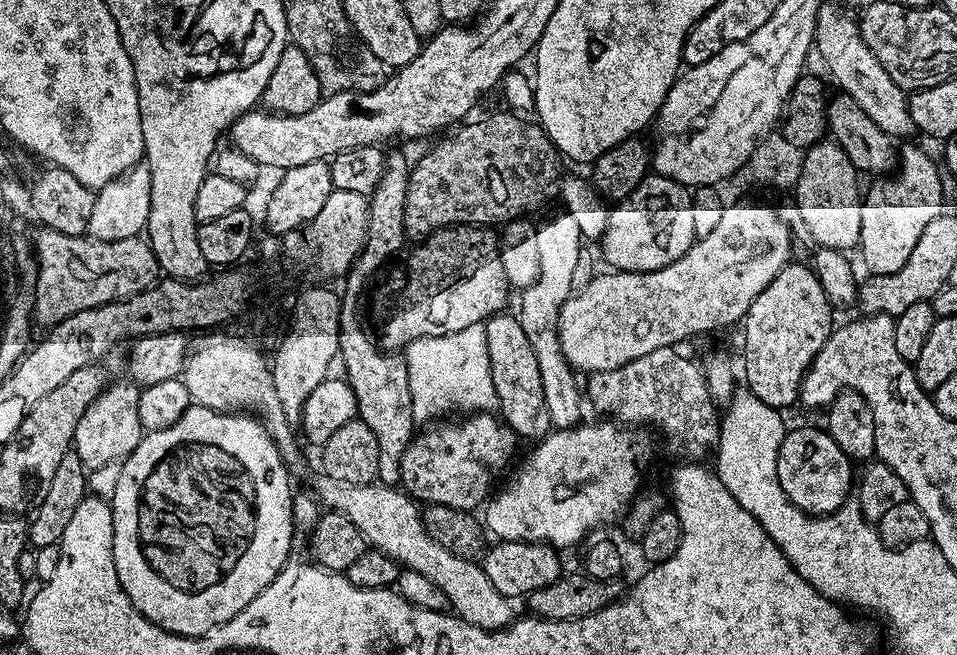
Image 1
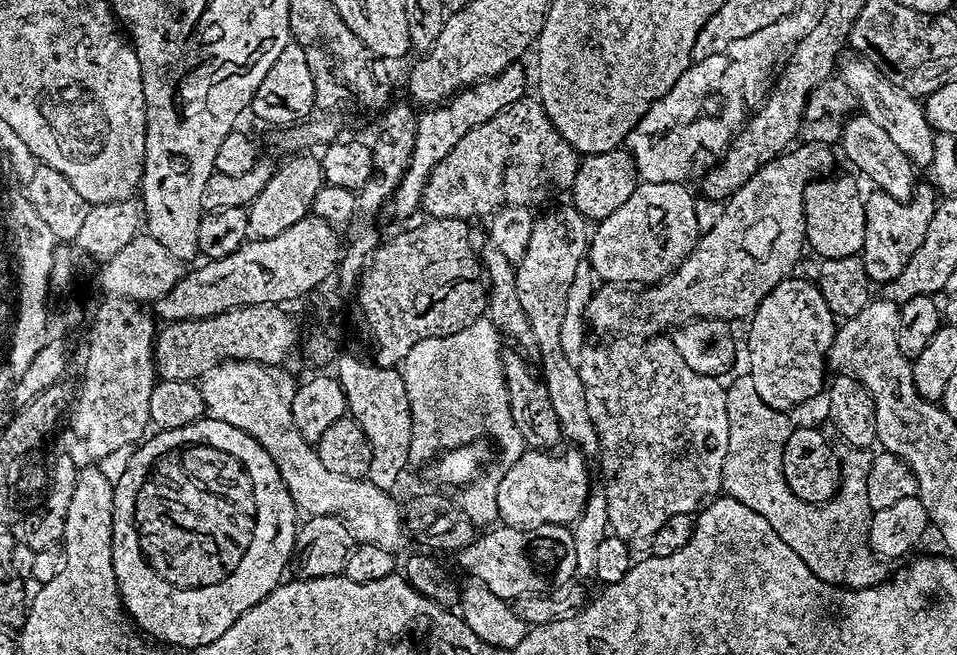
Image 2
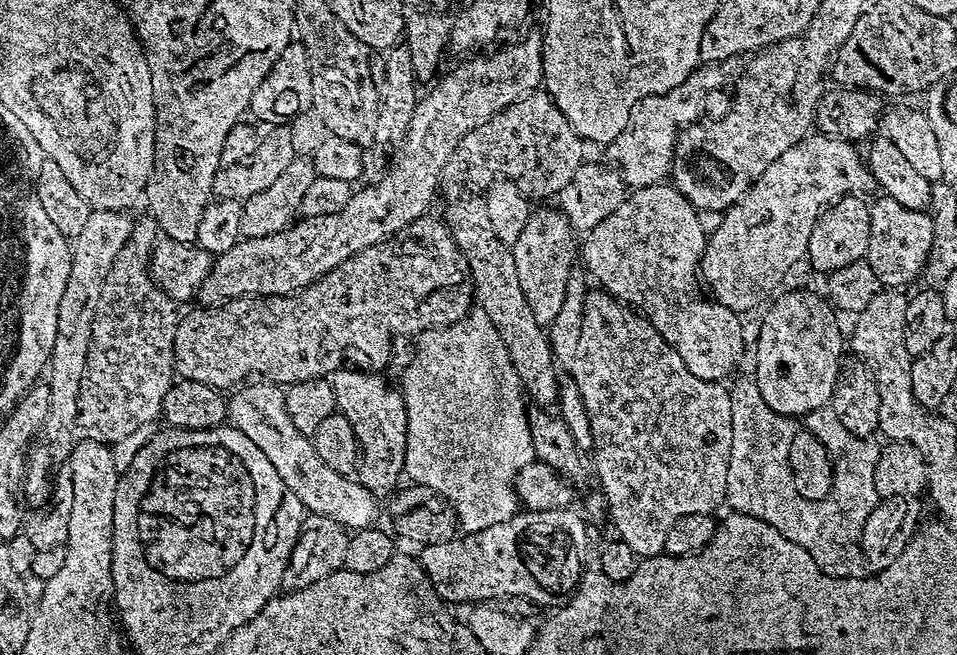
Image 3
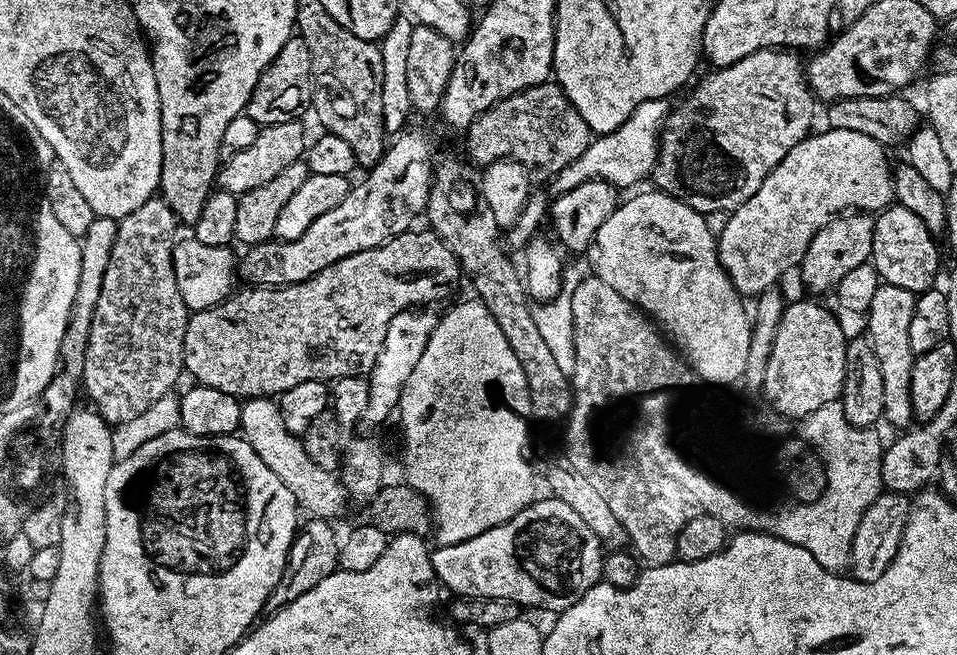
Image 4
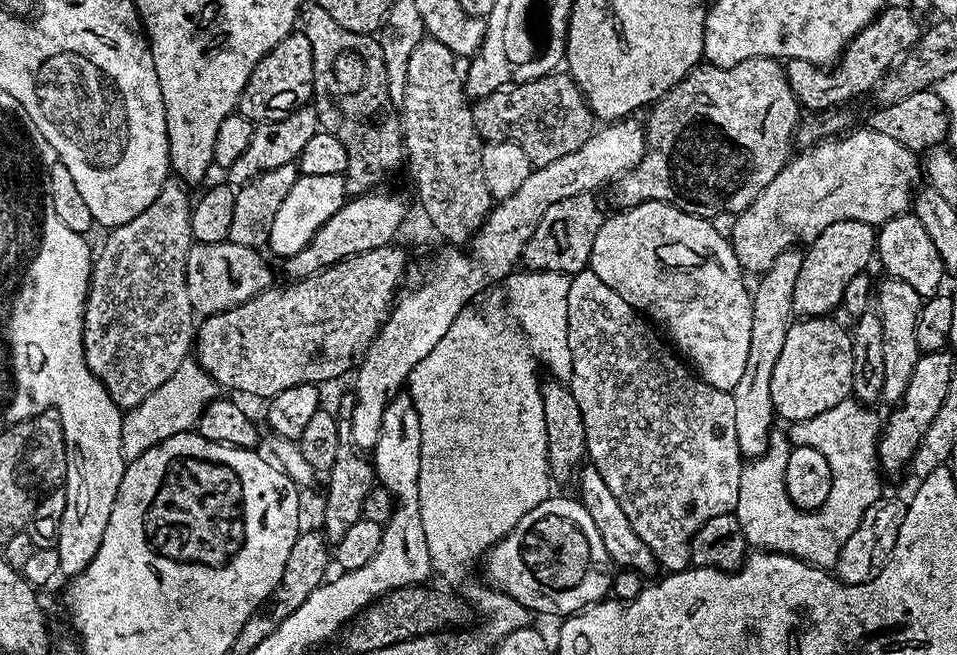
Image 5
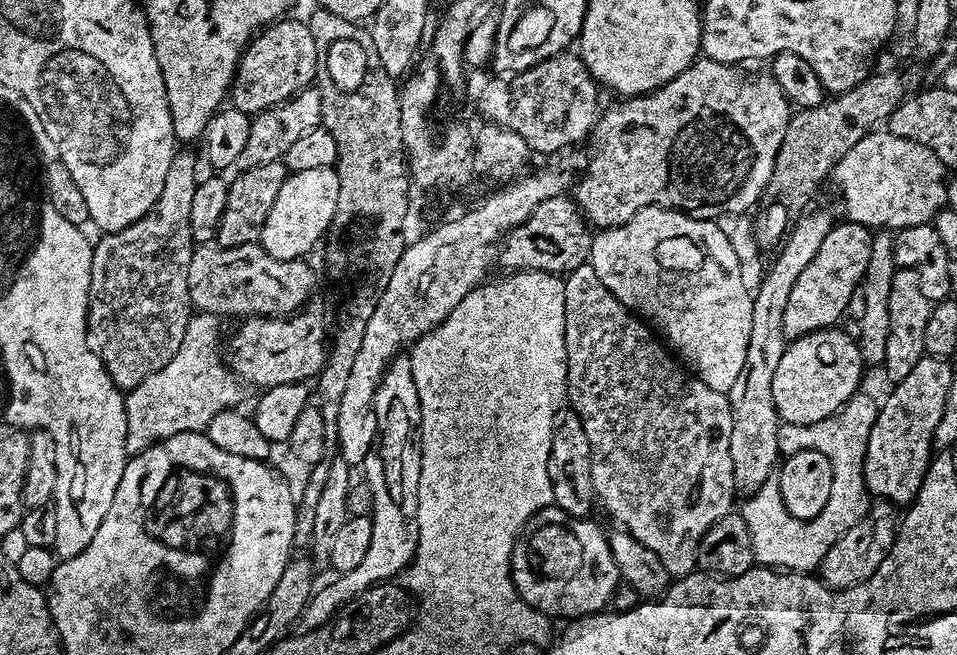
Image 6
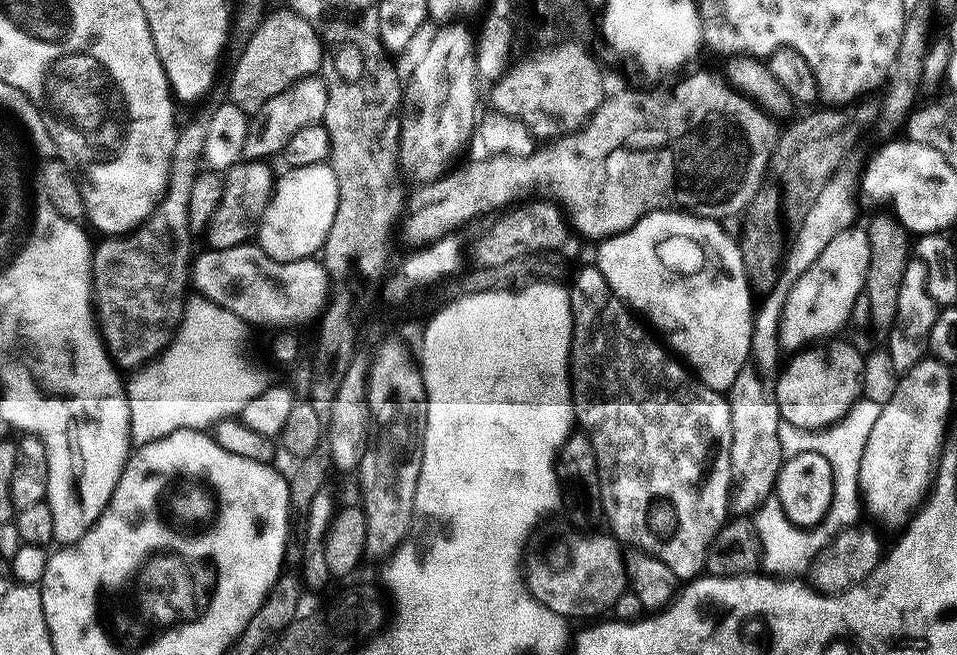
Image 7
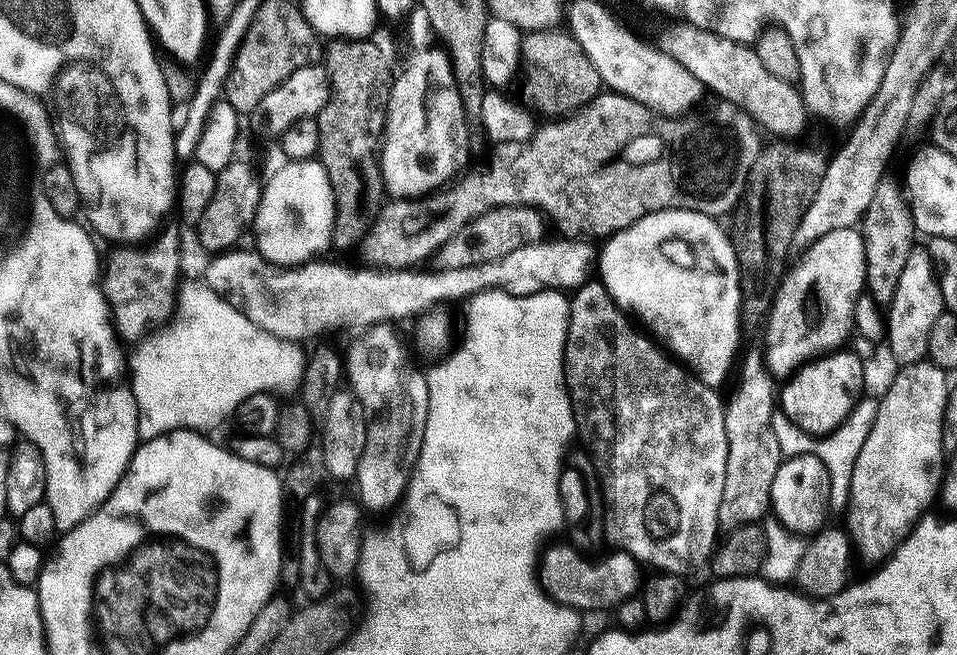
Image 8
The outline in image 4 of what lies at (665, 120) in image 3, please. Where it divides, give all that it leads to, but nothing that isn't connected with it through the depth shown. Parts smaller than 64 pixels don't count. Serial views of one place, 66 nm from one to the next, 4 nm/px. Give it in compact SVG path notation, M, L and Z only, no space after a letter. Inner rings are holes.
M667 99L647 100L632 111L630 118L618 126L618 130L597 135L592 145L577 160L570 162L572 168L588 168L588 176L604 180L617 190L632 188L639 180L647 181L656 168L660 153L661 128L668 117L670 104Z

